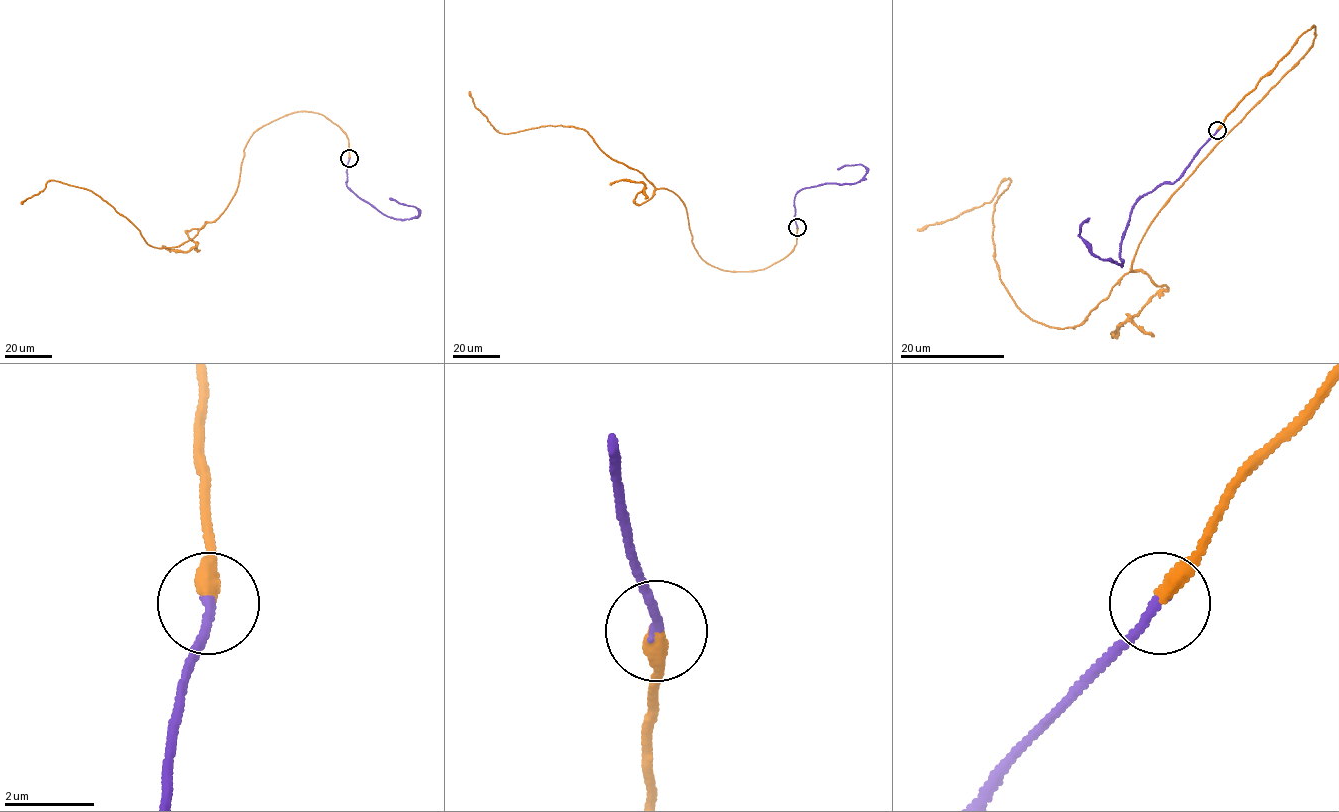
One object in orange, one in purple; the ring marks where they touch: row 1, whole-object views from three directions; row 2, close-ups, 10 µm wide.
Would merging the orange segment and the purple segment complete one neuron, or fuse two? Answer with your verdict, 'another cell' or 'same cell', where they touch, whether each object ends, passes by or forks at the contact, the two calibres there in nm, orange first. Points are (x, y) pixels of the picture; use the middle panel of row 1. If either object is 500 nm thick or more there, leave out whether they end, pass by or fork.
same cell | (797, 227) | orange ends | purple ends | 400/200 nm

